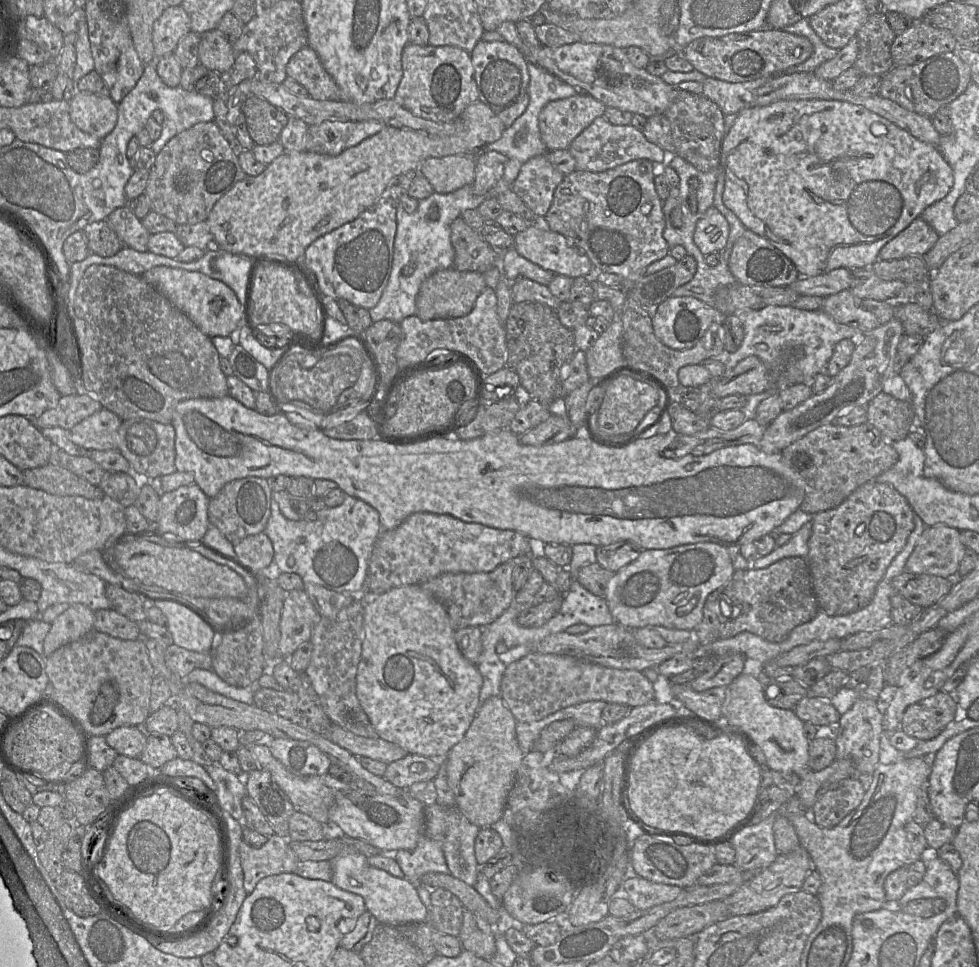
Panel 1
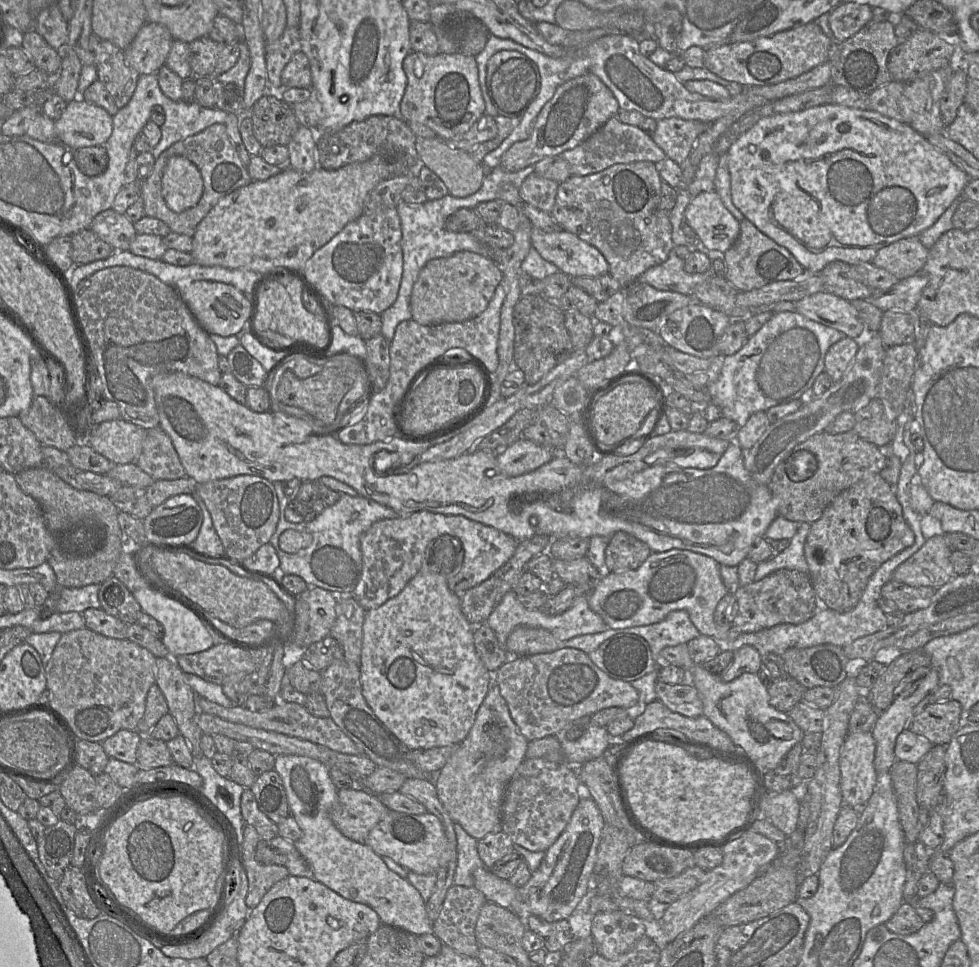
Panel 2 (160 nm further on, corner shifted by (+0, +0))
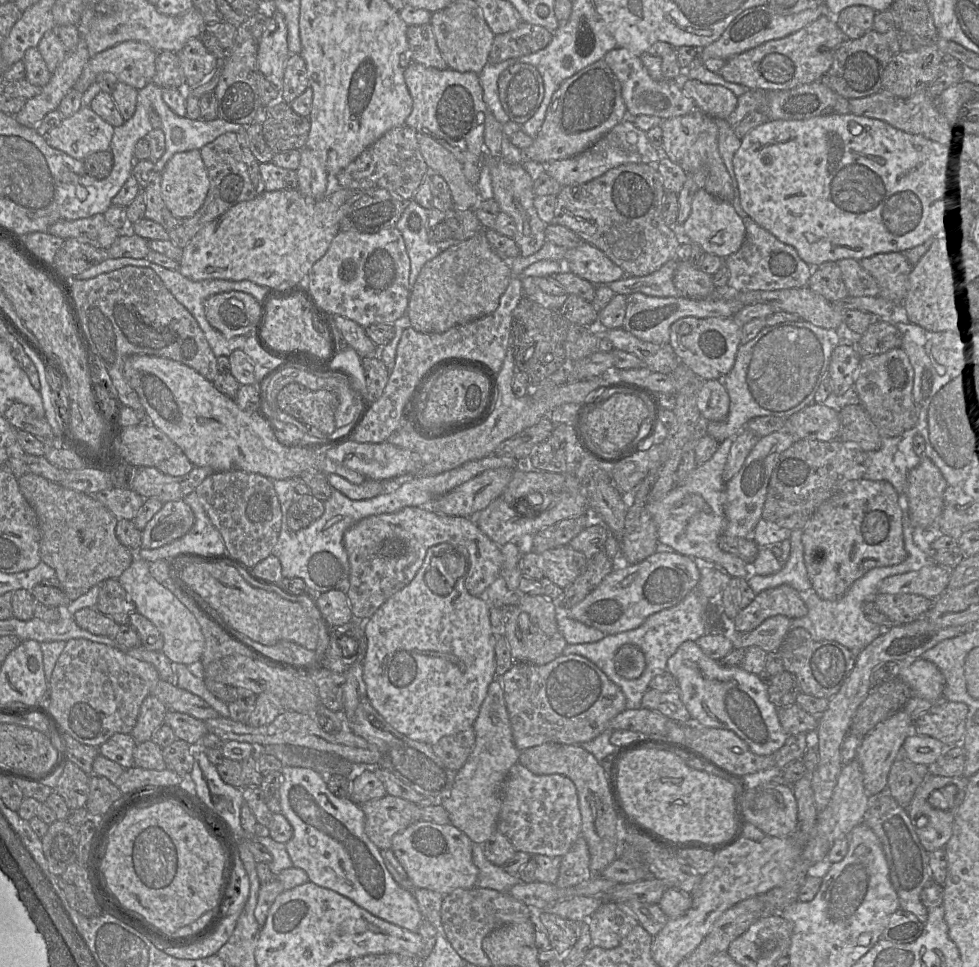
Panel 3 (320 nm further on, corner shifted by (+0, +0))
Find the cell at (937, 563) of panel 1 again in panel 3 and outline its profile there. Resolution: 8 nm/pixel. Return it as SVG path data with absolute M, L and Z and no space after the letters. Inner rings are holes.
M933 563L919 570L891 575L879 583L878 593L918 594L935 600L948 587L951 570Z

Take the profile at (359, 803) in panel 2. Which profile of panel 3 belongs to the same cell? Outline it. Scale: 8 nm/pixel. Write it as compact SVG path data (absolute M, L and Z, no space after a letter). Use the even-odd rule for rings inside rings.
M389 794L359 806L366 816L366 834L381 850L391 849L397 834L421 820L419 804Z

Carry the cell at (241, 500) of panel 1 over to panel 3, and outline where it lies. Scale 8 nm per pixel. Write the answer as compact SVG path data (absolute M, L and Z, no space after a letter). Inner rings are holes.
M241 470L214 472L195 489L207 516L219 531L225 553L253 567L272 554L282 525L282 512L273 480Z

